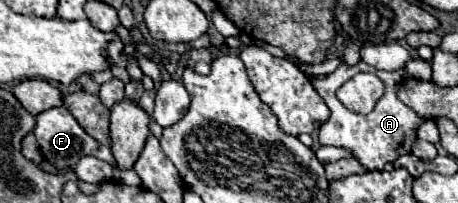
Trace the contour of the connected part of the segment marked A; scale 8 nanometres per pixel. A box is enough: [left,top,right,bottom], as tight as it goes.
[311,62,423,170]

